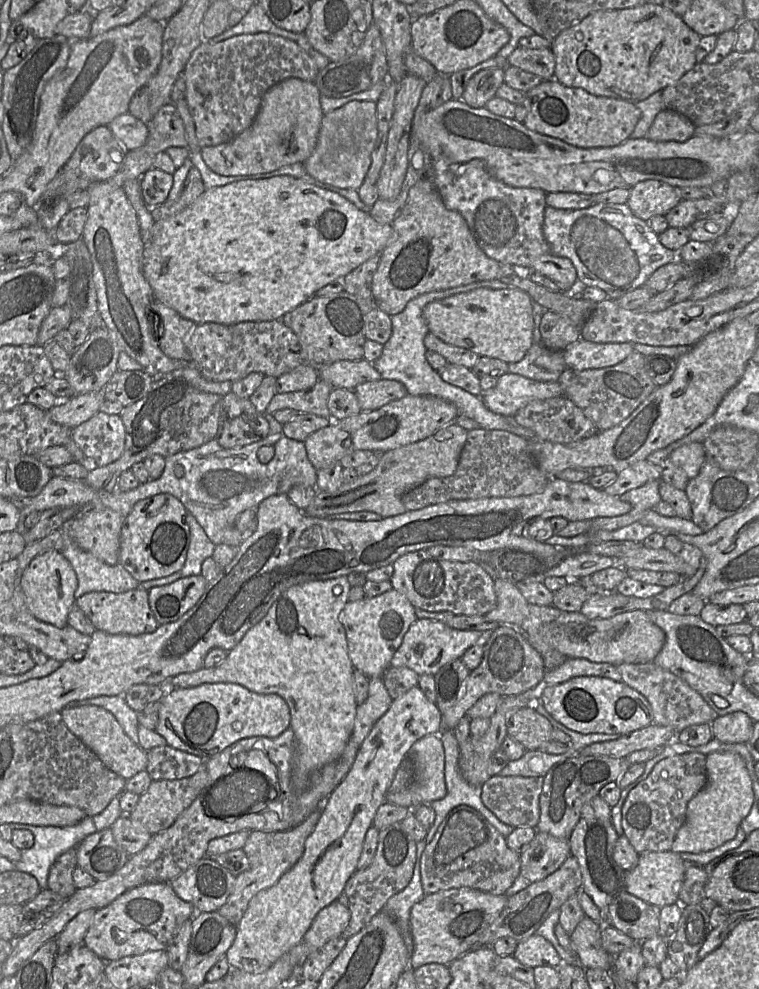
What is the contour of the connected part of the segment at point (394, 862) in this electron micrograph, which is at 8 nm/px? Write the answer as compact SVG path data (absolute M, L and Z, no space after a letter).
M400 823L379 830L378 846L373 861L365 869L357 870L346 882L343 890L350 912L349 922L342 933L344 938L349 939L359 933L374 916L383 911L390 897L409 884L414 872L416 851L416 842Z

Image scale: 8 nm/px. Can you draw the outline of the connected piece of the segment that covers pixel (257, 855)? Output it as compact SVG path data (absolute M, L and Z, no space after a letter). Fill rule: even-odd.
M321 800L318 803L318 807L301 823L288 830L274 832L254 830L249 832L247 841L242 848L249 859L249 868L235 877L235 885L230 896L226 903L218 910L220 915L237 926L250 900L260 891L275 885L282 875L298 862L304 852L305 840L319 820L321 811L325 807L325 801Z

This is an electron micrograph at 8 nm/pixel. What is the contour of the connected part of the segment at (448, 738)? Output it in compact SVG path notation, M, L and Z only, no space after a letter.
M441 730L438 735L442 741L445 753L444 775L447 794L444 798L429 804L435 811L435 821L428 829L428 834L424 840L429 843L446 815L459 805L467 805L478 810L506 838L514 828L500 821L484 805L481 799L481 787L469 784L459 771L459 745L453 731Z

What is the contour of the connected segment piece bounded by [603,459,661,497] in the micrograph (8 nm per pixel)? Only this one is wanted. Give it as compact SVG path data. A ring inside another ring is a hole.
M647 459L637 461L621 469L617 474L617 479L603 490L618 497L650 481L661 481L660 466L648 462Z

